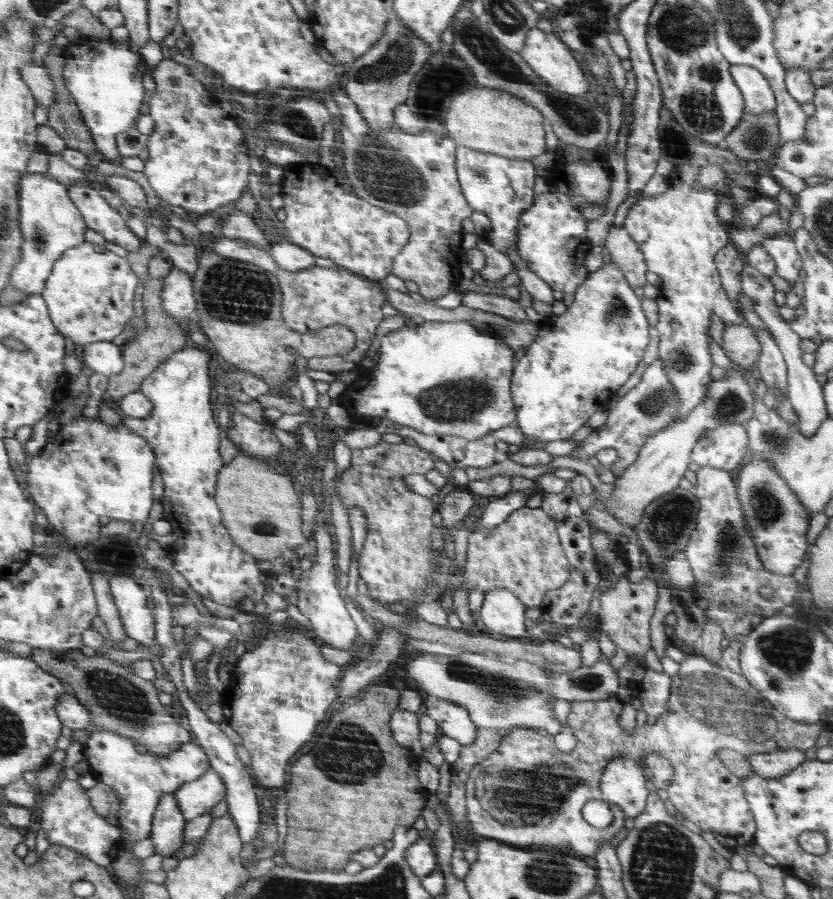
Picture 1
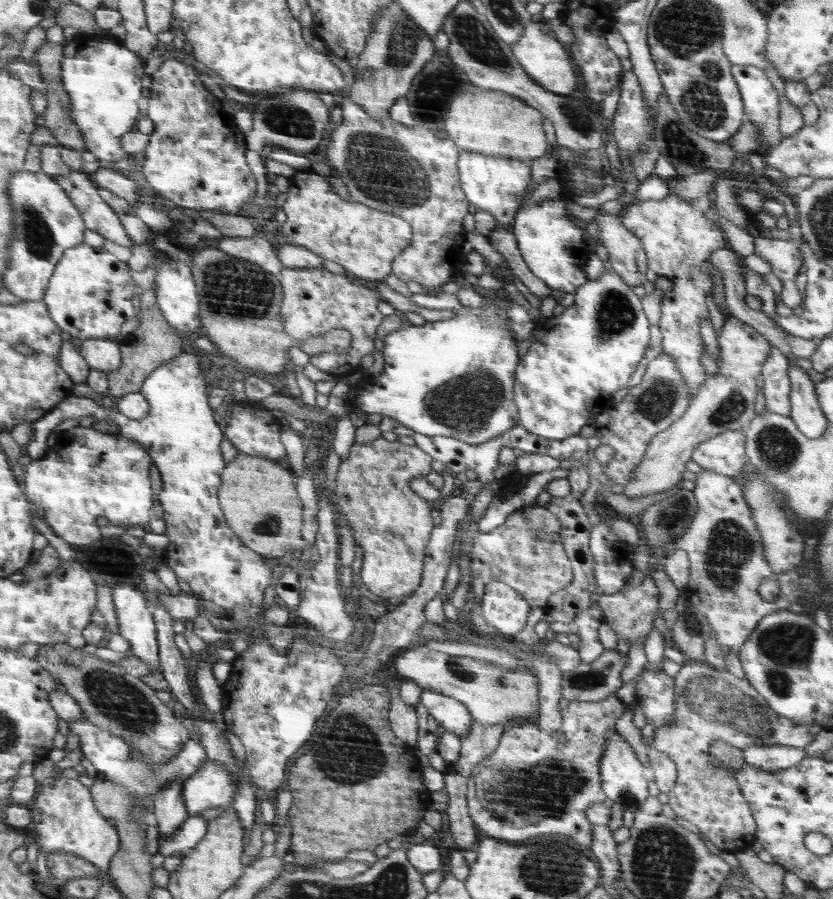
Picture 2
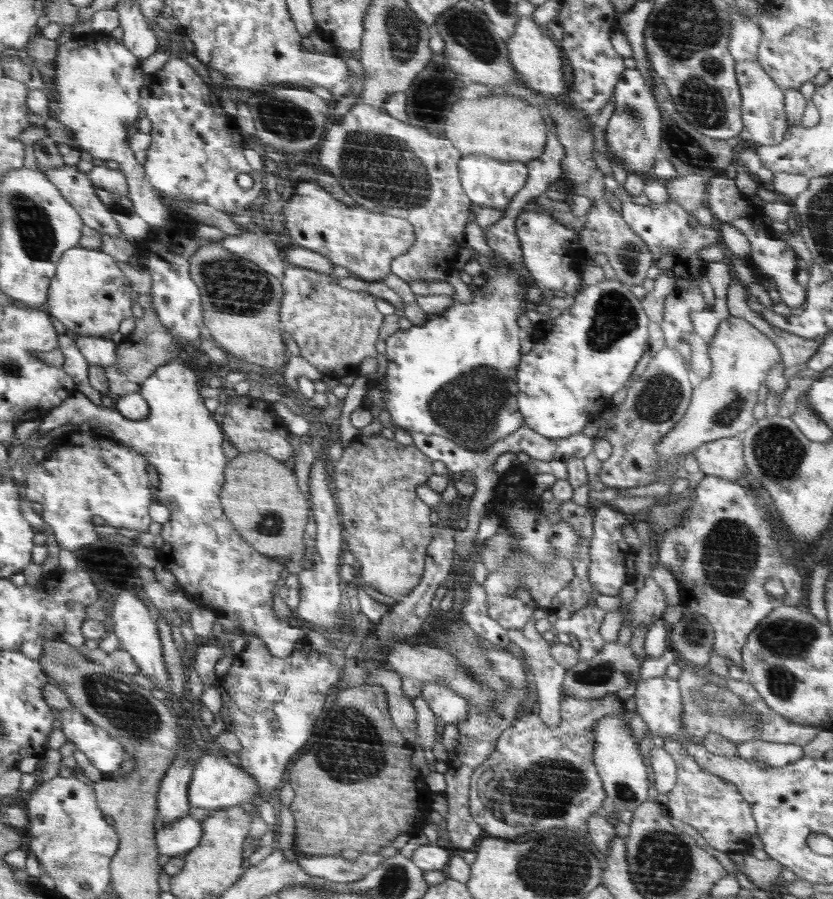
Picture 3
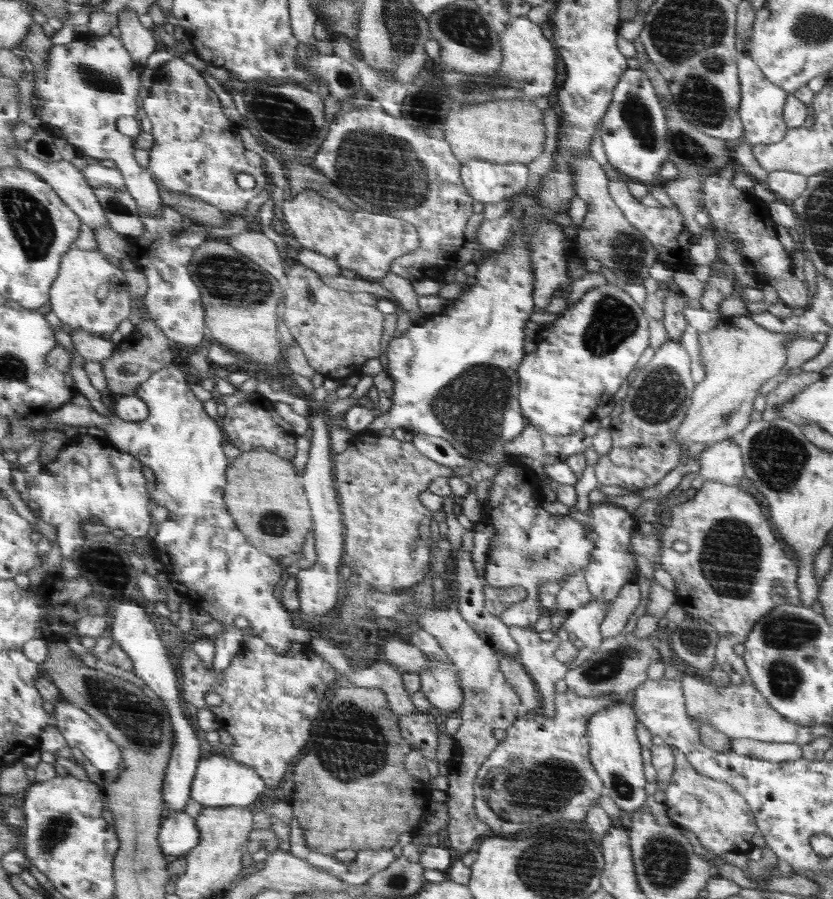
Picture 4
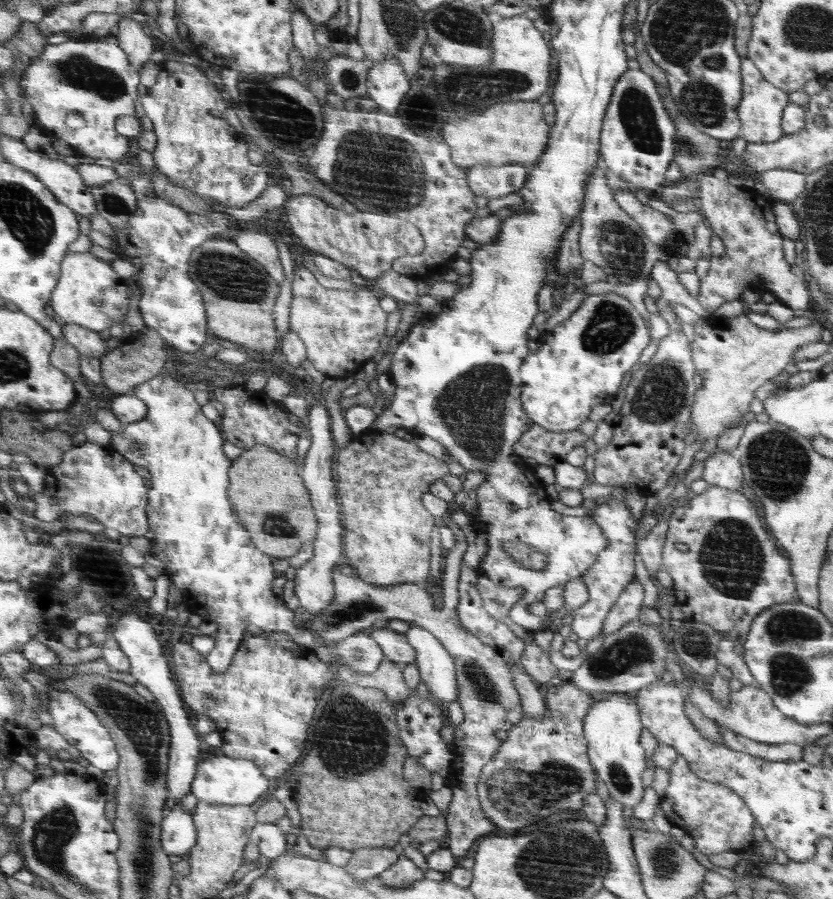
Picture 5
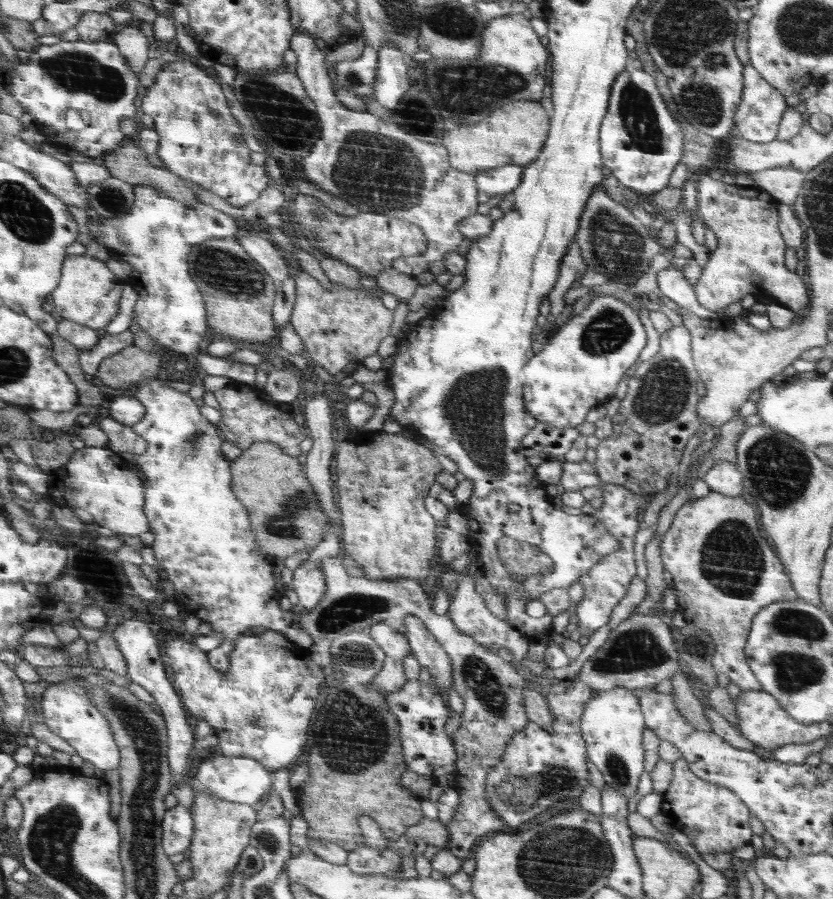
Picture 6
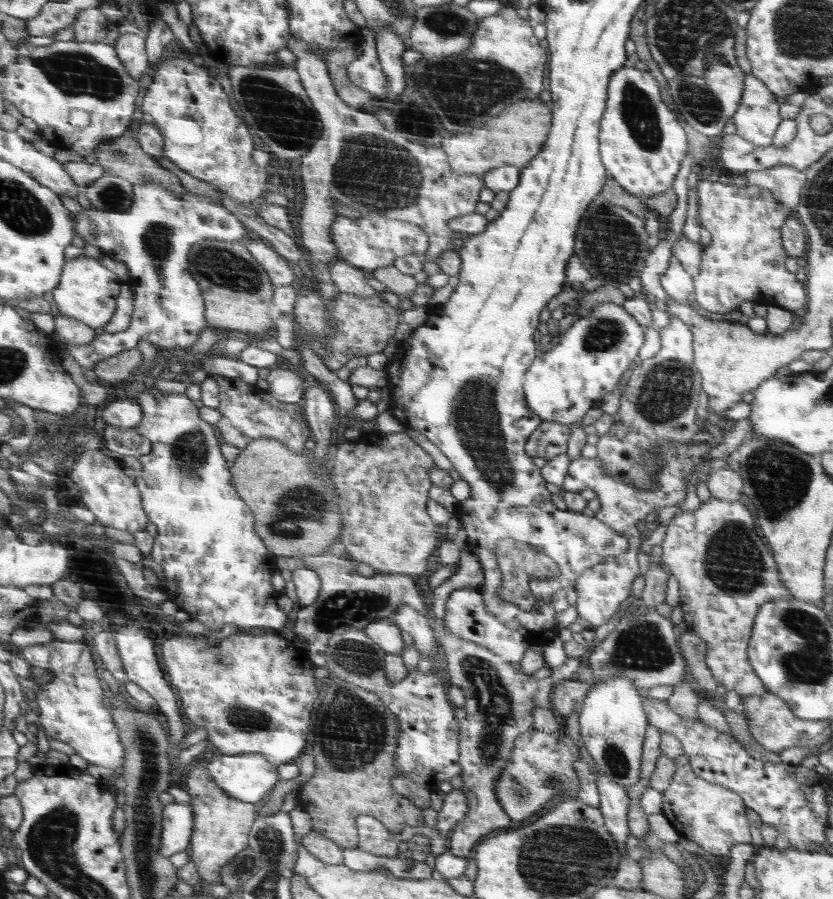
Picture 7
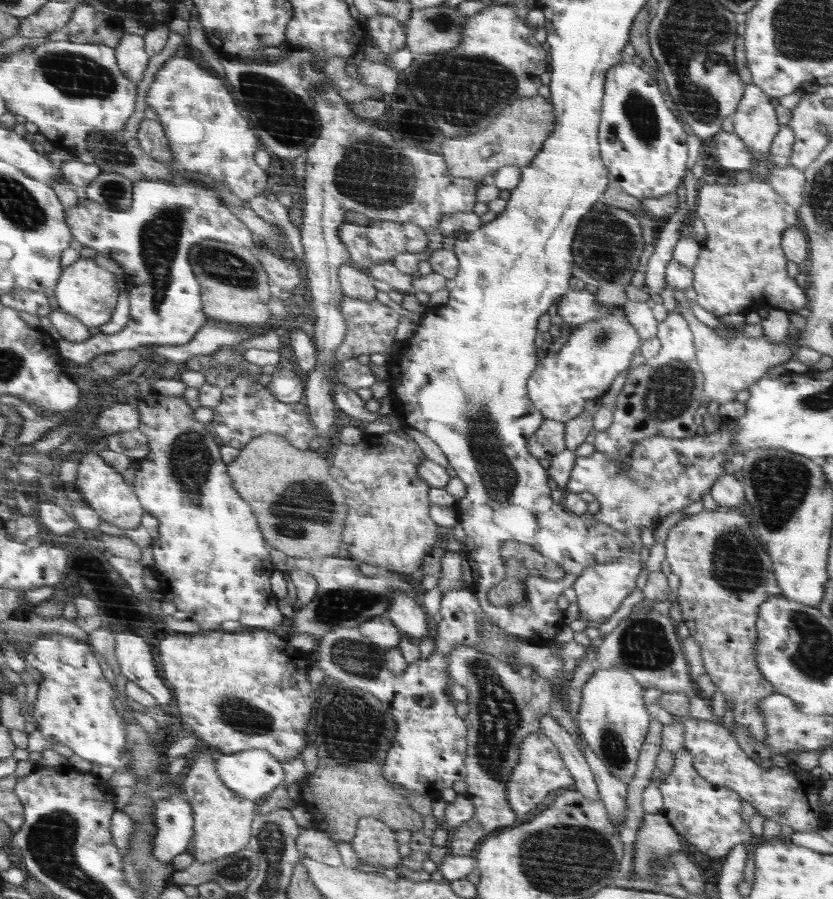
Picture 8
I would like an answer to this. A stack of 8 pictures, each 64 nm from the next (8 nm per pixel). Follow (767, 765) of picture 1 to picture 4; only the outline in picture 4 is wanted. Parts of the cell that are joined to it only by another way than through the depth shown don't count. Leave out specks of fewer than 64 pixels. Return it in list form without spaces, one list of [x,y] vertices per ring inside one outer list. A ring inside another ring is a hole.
[[[730,739],[731,750],[742,756],[780,764],[803,758],[801,746],[793,742],[766,742],[754,739]]]

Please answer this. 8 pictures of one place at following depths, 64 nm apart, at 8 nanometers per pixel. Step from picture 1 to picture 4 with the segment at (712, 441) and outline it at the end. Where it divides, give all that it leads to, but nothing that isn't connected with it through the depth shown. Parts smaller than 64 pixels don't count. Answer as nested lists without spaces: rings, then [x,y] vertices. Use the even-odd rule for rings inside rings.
[[[730,438],[718,444],[704,446],[699,454],[699,476],[708,481],[738,485],[745,475],[744,458],[738,440]]]

